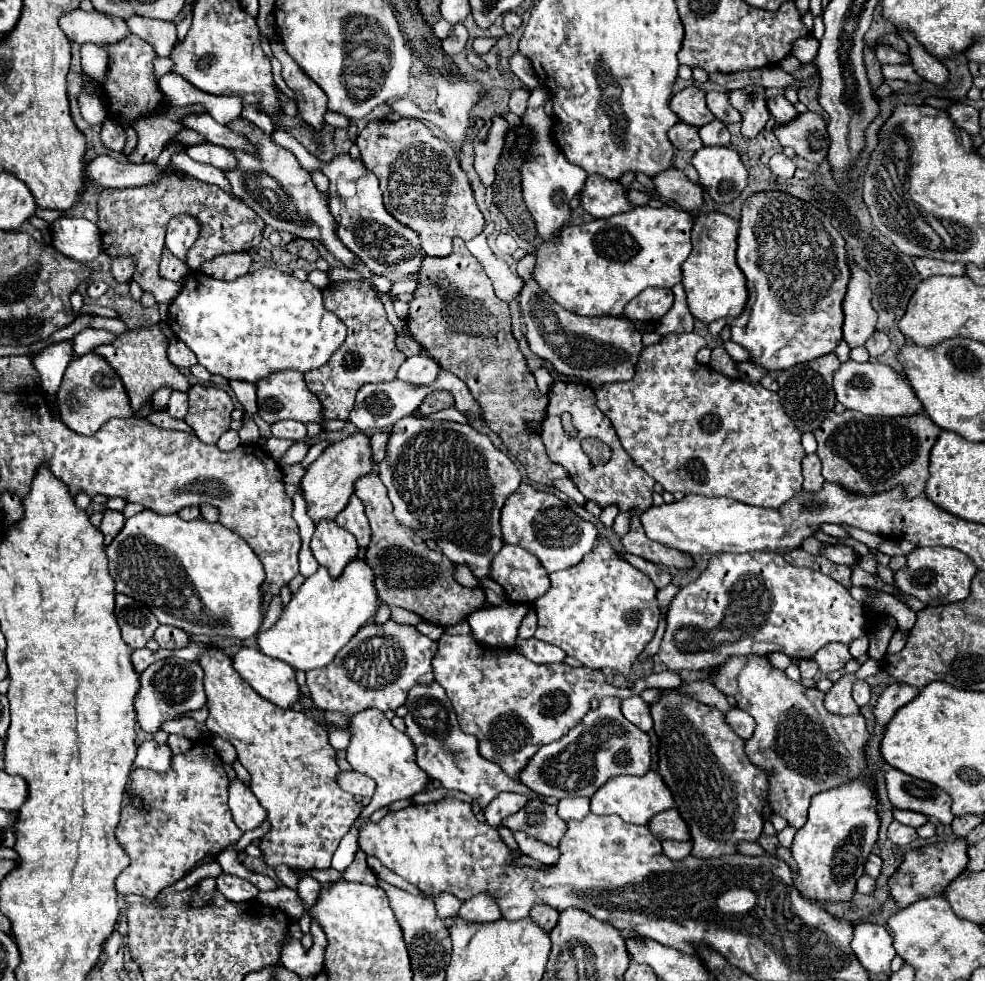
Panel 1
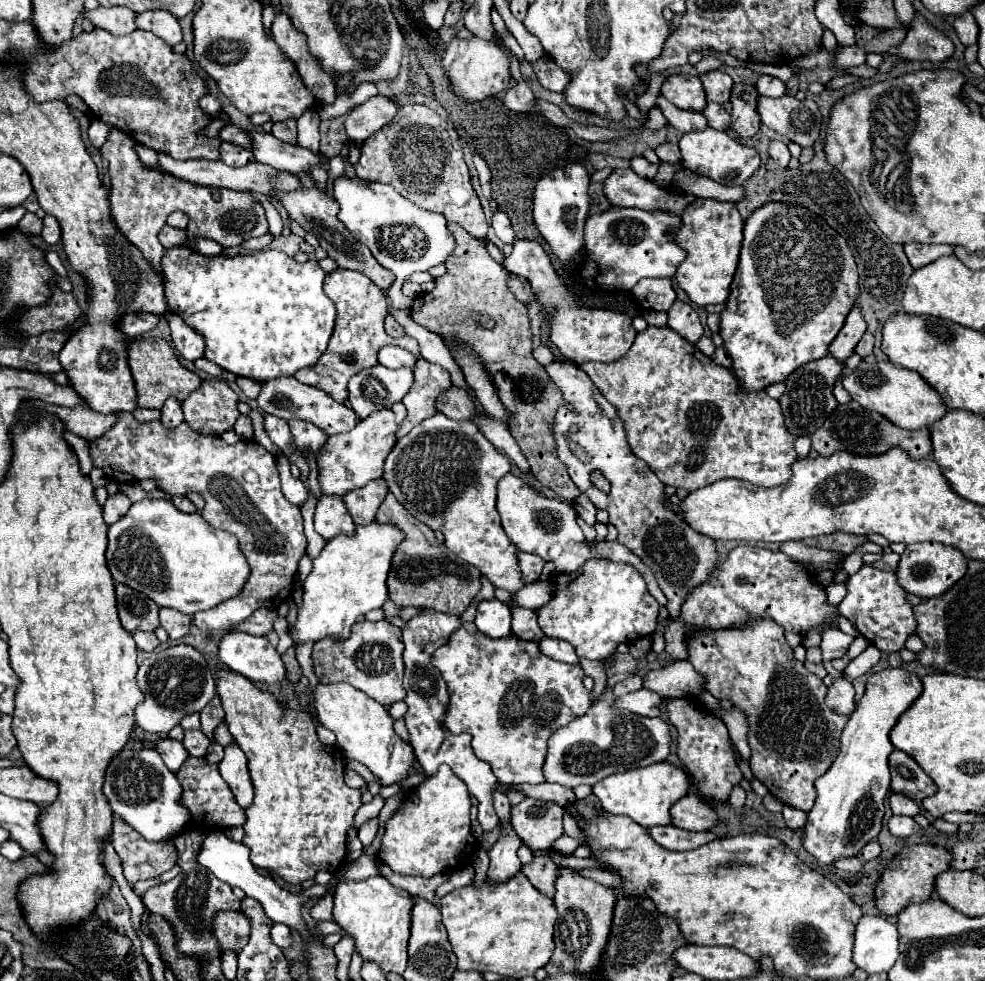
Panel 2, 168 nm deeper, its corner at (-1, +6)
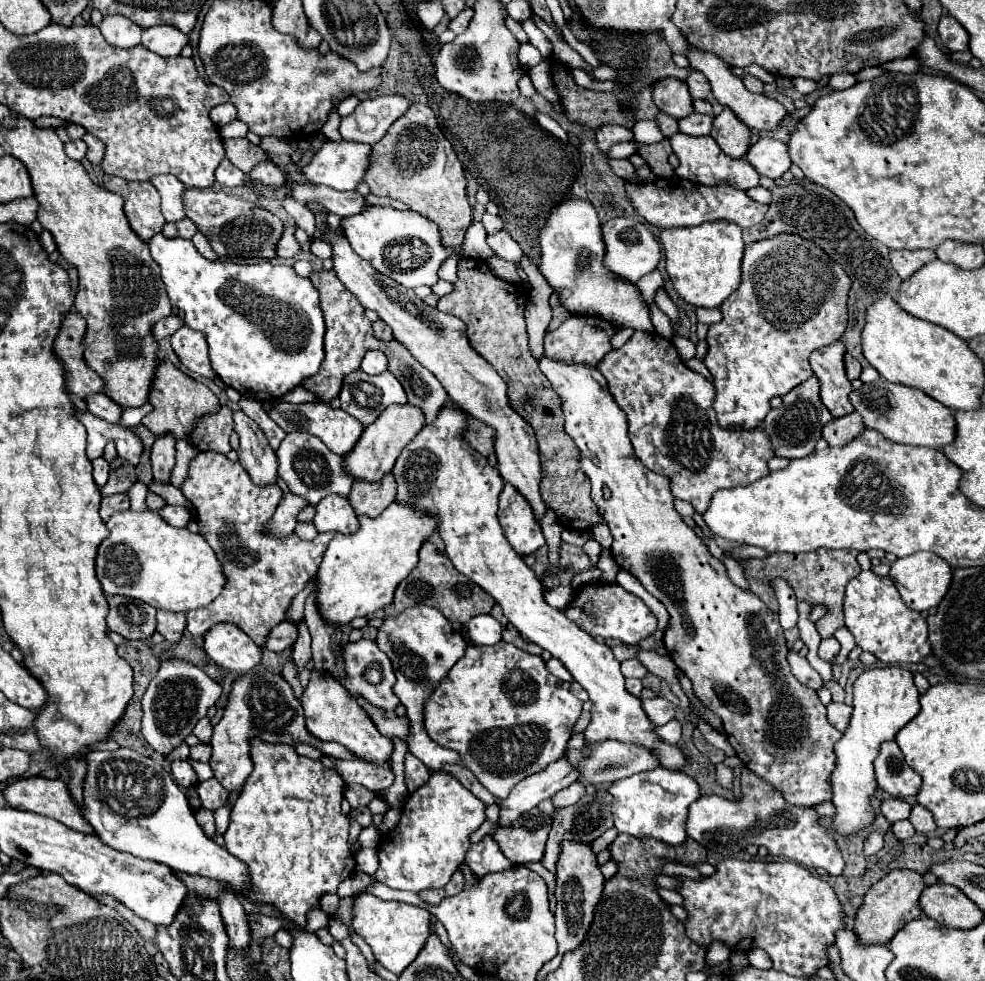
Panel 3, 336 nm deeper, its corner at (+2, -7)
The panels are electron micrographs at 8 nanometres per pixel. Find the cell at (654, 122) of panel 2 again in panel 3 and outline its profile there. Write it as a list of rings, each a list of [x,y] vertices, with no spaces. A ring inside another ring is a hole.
[[[657,113],[657,115],[655,115],[655,121],[657,121],[663,137],[667,137],[667,139],[673,137],[673,135],[679,131],[679,129],[677,129],[677,121],[675,121],[673,117],[665,115],[665,113]]]

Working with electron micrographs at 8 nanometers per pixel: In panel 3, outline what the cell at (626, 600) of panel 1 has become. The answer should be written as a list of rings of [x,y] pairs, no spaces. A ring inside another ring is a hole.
[[[591,583],[577,589],[573,601],[563,609],[565,617],[573,621],[581,631],[589,633],[591,637],[601,639],[621,639],[627,645],[635,645],[641,637],[651,635],[657,629],[657,617],[649,613],[649,607],[633,593],[625,591],[621,585],[605,585],[605,583]]]

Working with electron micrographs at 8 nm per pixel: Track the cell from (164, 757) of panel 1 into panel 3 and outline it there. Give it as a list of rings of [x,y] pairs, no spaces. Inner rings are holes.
[[[173,761],[171,763],[171,775],[173,775],[175,783],[181,785],[183,789],[187,789],[187,787],[197,783],[197,775],[195,775],[193,767],[187,761]]]

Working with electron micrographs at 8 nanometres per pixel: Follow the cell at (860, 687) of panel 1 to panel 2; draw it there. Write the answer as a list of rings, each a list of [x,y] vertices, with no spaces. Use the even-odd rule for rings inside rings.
[[[870,644],[858,658],[854,658],[854,660],[846,666],[846,670],[844,670],[844,678],[848,678],[848,680],[856,680],[858,676],[866,674],[878,660],[880,660],[880,650],[874,648],[874,646]]]

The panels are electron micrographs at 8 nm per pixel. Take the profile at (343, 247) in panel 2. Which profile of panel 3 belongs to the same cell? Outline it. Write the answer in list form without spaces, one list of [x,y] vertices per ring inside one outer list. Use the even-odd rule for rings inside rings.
[[[325,225],[319,241],[331,245],[333,271],[337,273],[341,283],[359,299],[359,303],[365,309],[373,309],[379,313],[379,317],[393,329],[395,339],[403,343],[413,353],[413,357],[441,381],[451,401],[459,405],[459,409],[465,409],[469,415],[477,417],[479,421],[483,421],[485,425],[497,431],[497,435],[493,437],[497,469],[507,483],[511,483],[521,495],[527,497],[535,517],[539,519],[545,513],[545,503],[541,501],[539,495],[541,473],[539,473],[539,451],[537,451],[535,433],[531,425],[525,423],[525,419],[521,419],[513,409],[509,409],[505,397],[507,393],[505,381],[481,355],[477,355],[475,349],[471,349],[465,337],[463,321],[425,305],[421,299],[415,297],[411,289],[405,289],[397,281],[377,273],[369,261],[365,261],[351,249],[349,241],[345,239],[339,227],[333,229]]]

